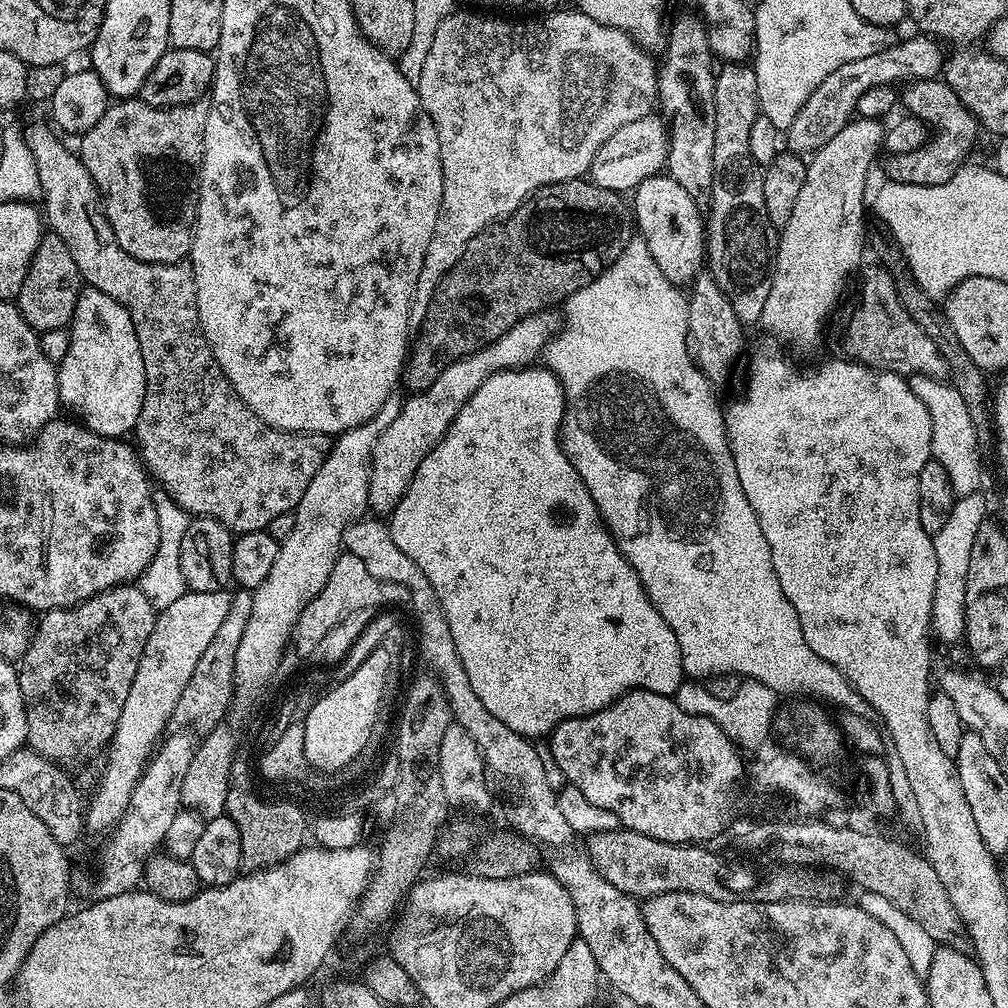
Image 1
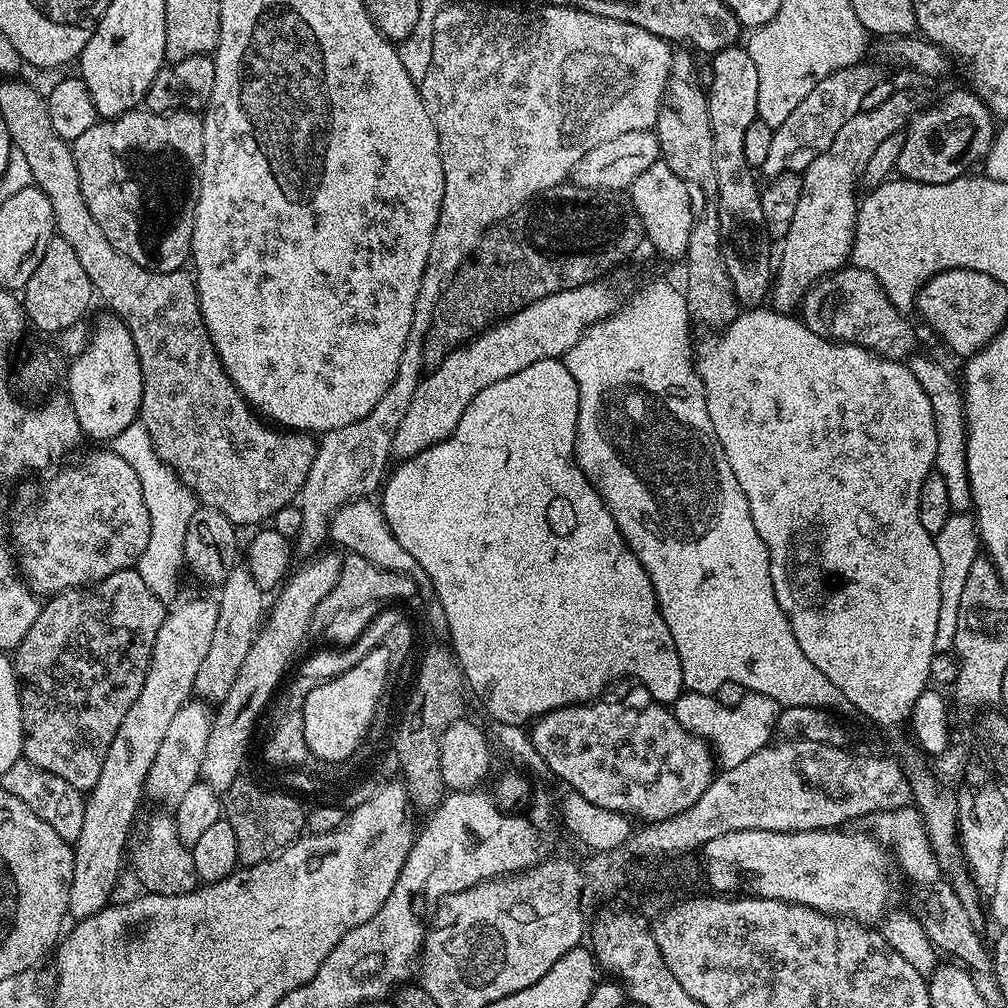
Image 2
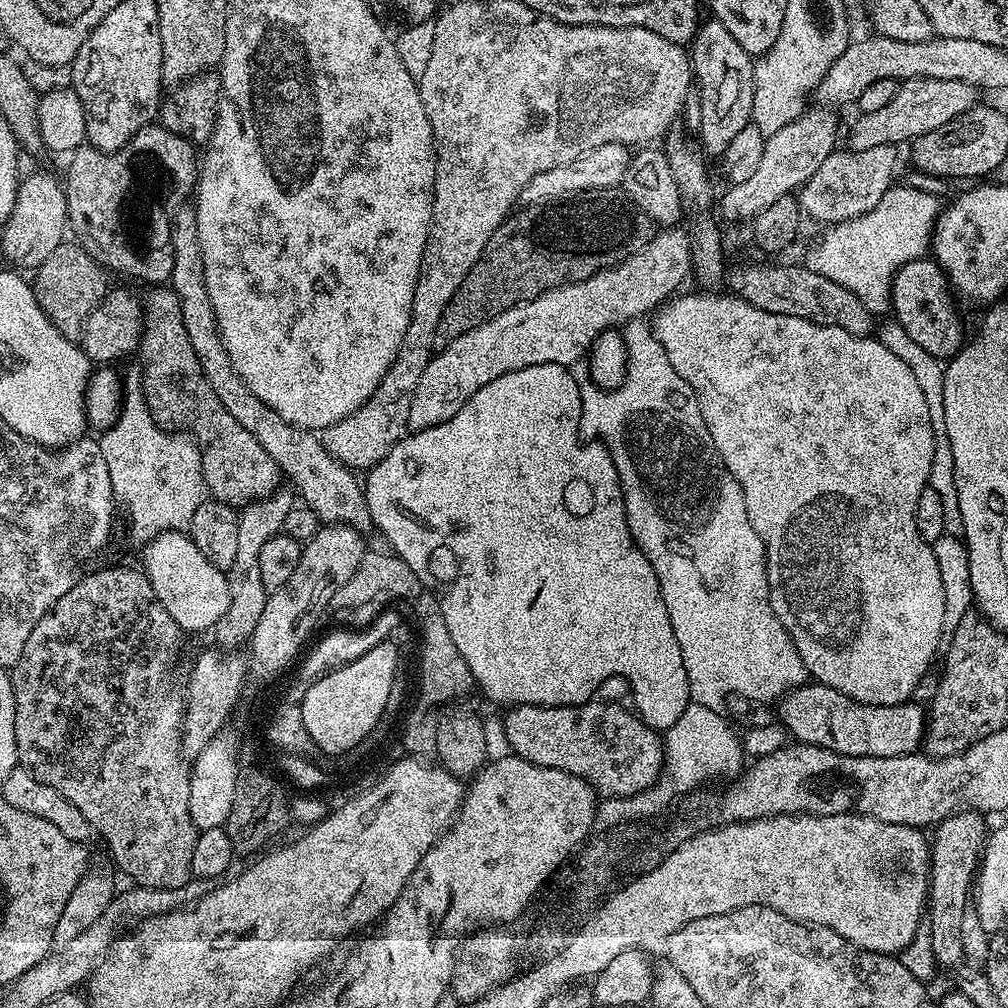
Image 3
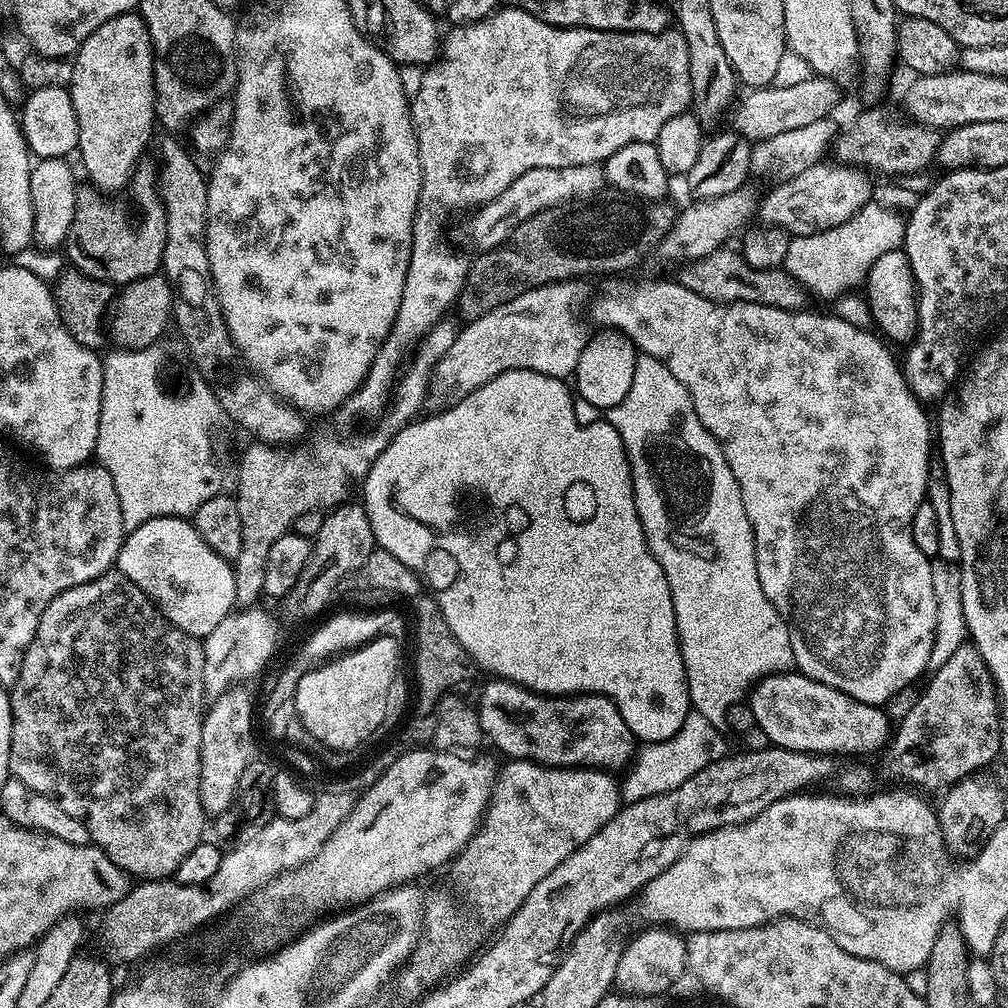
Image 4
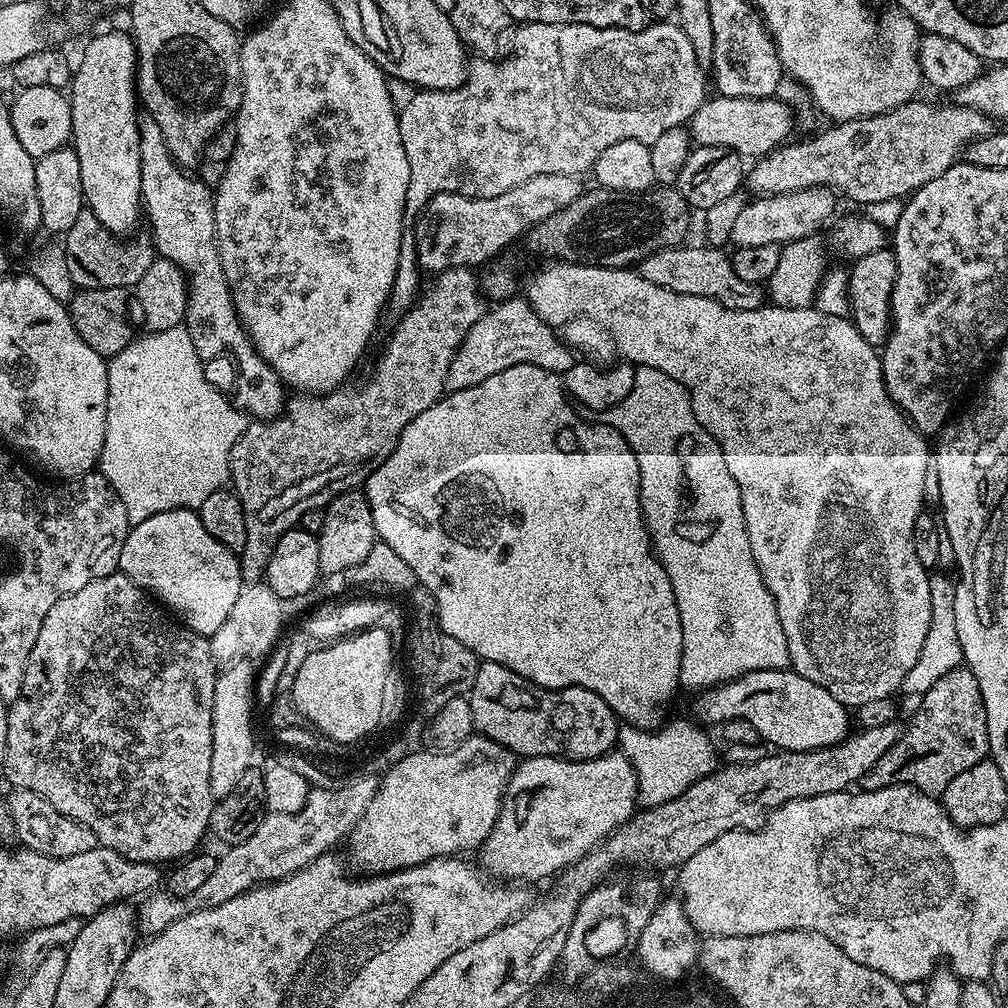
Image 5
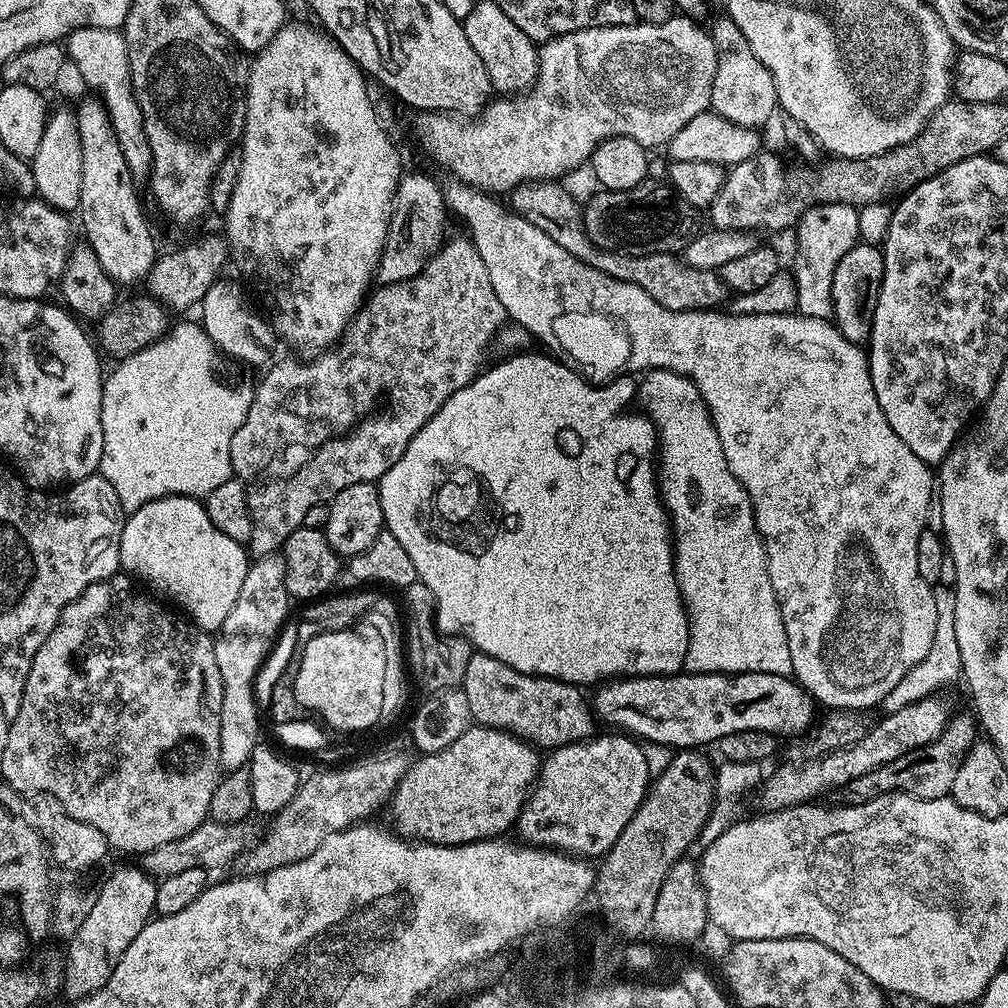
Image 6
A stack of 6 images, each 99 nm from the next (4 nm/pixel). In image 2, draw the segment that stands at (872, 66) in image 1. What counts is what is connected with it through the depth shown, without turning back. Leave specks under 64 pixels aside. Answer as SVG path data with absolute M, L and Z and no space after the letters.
M868 62L852 64L849 68L822 78L822 82L818 82L818 86L814 86L814 90L810 90L802 102L798 102L790 118L786 118L786 122L773 131L770 151L762 169L763 175L771 178L783 172L803 173L810 162L814 162L814 158L818 158L818 154L822 154L830 142L834 142L838 130L842 130L842 126L846 126L854 114L862 111L862 98L866 98L866 94L870 94L870 90L874 90L874 86L881 80L879 70L871 68Z

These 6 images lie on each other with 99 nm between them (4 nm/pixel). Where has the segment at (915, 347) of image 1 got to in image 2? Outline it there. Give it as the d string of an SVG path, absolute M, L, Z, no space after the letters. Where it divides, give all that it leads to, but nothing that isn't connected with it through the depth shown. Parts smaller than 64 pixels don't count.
M845 266L831 276L823 276L800 301L798 316L814 334L828 336L830 333L831 339L857 344L888 360L903 361L913 355L915 349L912 347L916 344L916 332L909 317L890 302L884 287L870 270Z

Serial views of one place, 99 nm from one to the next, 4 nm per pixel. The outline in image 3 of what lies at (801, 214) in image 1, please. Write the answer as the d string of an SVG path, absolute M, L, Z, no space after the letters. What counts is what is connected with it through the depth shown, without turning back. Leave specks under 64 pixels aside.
M951 78L905 80L897 87L894 98L886 102L886 106L857 115L848 132L847 147L851 151L861 152L870 146L907 145L930 130L938 130L938 126L946 126L946 122L966 114L966 110L977 107L976 96L978 90L974 86L966 82L953 82Z

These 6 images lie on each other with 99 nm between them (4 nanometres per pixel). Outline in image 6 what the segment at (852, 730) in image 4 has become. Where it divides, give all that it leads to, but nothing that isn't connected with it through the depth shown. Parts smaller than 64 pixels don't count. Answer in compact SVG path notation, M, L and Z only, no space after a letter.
M684 670L675 676L626 676L601 683L593 692L596 693L591 693L590 703L601 725L613 724L616 727L613 729L621 733L649 744L663 744L672 750L700 750L705 747L703 744L715 745L726 738L726 734L742 730L769 732L777 738L796 738L813 727L814 717L818 712L817 705L807 690L796 683L792 676L761 672L737 672L732 675Z

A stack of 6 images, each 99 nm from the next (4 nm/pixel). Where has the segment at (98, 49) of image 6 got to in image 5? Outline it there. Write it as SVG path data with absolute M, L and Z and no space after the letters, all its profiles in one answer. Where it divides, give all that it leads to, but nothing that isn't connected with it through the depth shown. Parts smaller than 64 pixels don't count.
M144 114L140 121L140 161L142 162L142 182L140 183L140 198L142 212L146 217L146 224L152 227L151 243L154 252L161 260L174 262L184 271L188 280L188 305L184 315L183 327L188 329L190 342L194 342L194 350L198 358L205 362L216 360L219 356L229 356L236 363L240 377L236 380L236 396L234 403L241 412L257 420L273 420L286 408L286 385L277 372L257 354L248 339L240 317L236 314L236 305L232 302L232 291L228 288L226 274L222 270L220 250L216 243L216 227L214 226L214 192L207 188L199 175L187 176L185 169L176 163L166 146L166 138L162 138L162 130L158 130L158 122Z

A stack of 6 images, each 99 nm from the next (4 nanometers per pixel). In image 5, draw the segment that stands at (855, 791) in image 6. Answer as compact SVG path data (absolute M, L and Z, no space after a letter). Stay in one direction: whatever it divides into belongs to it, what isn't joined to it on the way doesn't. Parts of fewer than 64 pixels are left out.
M967 666L950 670L946 678L940 678L932 689L919 697L920 709L912 716L912 725L903 729L898 742L874 762L874 766L860 779L859 787L866 792L882 790L895 784L910 784L919 792L937 798L943 797L946 786L962 774L962 770L970 770L978 762L988 756L988 731L986 730L986 706L982 702L982 690L978 686L978 678Z

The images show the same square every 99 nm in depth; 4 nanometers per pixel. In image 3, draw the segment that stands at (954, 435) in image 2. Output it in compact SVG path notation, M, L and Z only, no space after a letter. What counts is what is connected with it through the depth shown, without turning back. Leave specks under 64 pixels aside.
M888 318L884 325L879 325L878 339L890 354L895 354L905 366L910 366L910 371L914 374L914 379L918 381L918 386L922 389L922 395L926 397L926 406L930 409L930 426L934 426L934 462L932 463L932 480L938 494L943 496L946 514L950 518L959 517L958 502L956 501L956 487L950 479L954 470L954 454L950 454L950 438L946 438L946 414L942 414L942 382L944 381L945 365L930 350L922 350L906 330L902 330L895 318Z

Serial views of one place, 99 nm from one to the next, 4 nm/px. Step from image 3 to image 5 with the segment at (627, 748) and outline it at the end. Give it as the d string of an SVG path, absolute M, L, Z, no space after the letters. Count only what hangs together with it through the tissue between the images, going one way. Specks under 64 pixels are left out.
M486 660L478 666L478 672L473 677L472 689L468 692L467 697L470 702L470 714L474 714L475 731L479 735L506 746L513 754L520 758L527 758L529 756L559 756L565 760L593 760L613 751L618 744L618 717L608 703L602 698L598 698L598 694L594 694L594 690L586 690L585 688L543 688L526 678L522 678L518 674L514 674L514 670L506 670L506 666L498 666L498 662Z

